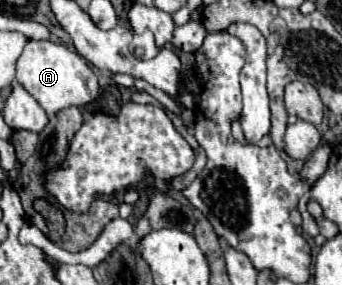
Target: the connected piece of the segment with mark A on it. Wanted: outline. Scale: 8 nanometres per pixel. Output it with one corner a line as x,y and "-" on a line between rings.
28,41
18,63
16,63
16,81
42,105
48,115
54,115
66,107
80,107
98,97
100,85
98,79
76,51
70,51
66,45
54,41

